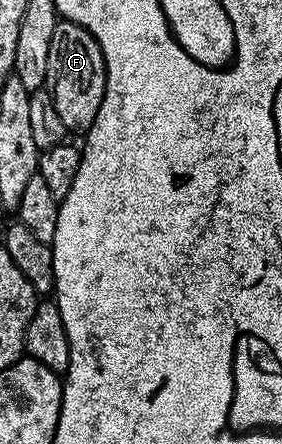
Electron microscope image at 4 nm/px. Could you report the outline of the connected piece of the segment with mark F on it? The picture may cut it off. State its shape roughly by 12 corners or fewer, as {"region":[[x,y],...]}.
{"region":[[62,20],[48,81],[56,114],[85,134],[104,98],[96,38]]}

